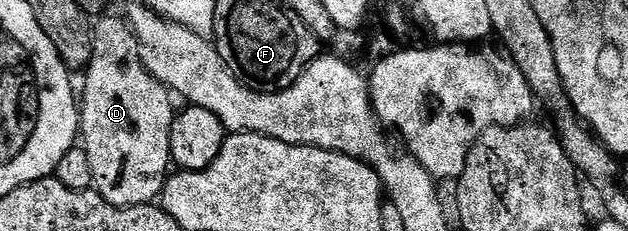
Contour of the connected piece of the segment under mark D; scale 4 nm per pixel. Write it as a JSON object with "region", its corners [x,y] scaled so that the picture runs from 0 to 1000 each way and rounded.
{"region":[[[172,69],[151,91],[146,260],[137,325],[124,450],[126,584],[142,671],[150,827],[185,900],[242,883],[247,848],[250,861],[263,827],[269,775],[277,472],[268,420],[269,385],[232,303],[217,152],[193,74],[189,87]]]}

